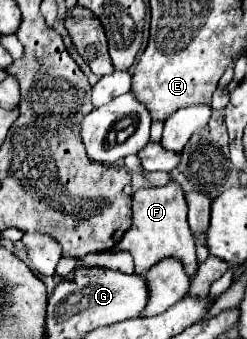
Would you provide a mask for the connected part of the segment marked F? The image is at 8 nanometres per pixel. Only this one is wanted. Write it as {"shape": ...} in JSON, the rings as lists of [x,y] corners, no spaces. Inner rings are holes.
{"shape":[[[171,181],[165,187],[139,189],[133,195],[133,225],[119,241],[119,247],[133,255],[135,271],[139,275],[149,271],[153,263],[159,263],[161,259],[167,259],[167,257],[175,257],[177,261],[181,261],[189,277],[197,273],[199,263],[195,255],[195,239],[187,225],[187,203],[179,183]]]}

